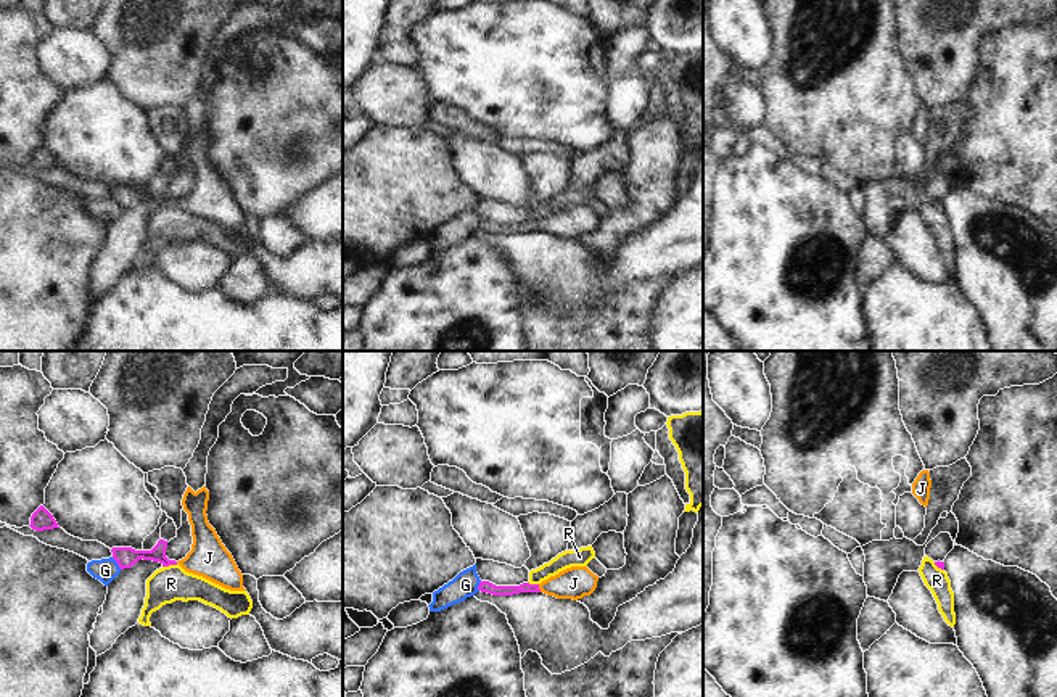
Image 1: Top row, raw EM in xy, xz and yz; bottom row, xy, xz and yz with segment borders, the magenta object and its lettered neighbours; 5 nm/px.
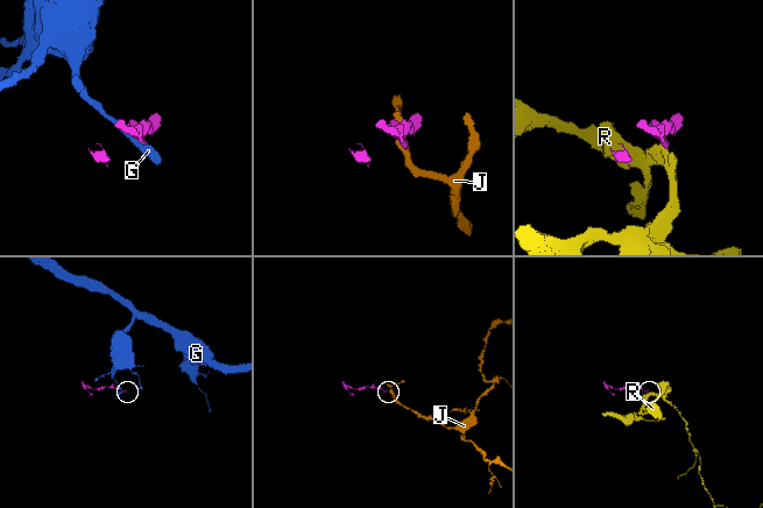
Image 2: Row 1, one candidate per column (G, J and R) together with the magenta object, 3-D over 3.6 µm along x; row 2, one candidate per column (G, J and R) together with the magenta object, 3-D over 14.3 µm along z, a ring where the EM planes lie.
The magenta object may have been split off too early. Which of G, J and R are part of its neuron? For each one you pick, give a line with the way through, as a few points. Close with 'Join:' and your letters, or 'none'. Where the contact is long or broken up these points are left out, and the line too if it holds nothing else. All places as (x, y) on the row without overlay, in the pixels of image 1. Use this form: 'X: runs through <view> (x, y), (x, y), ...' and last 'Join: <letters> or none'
J: runs through xz (489, 227), (538, 227), (573, 222)
Join: J

